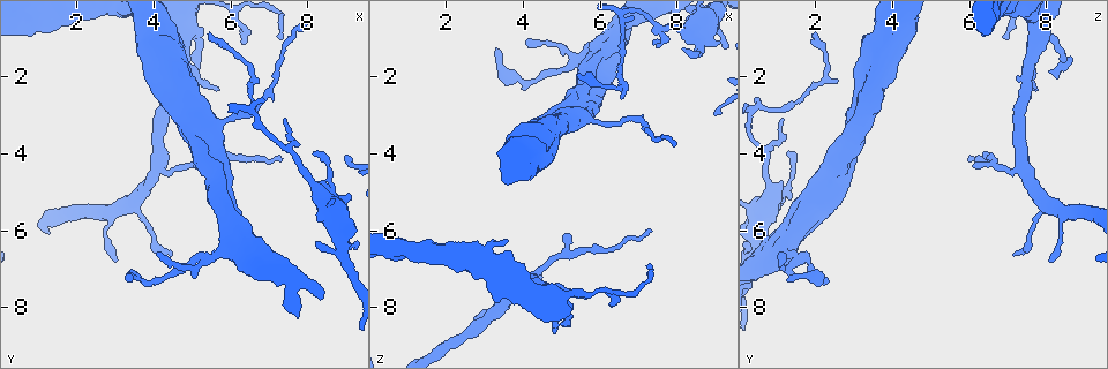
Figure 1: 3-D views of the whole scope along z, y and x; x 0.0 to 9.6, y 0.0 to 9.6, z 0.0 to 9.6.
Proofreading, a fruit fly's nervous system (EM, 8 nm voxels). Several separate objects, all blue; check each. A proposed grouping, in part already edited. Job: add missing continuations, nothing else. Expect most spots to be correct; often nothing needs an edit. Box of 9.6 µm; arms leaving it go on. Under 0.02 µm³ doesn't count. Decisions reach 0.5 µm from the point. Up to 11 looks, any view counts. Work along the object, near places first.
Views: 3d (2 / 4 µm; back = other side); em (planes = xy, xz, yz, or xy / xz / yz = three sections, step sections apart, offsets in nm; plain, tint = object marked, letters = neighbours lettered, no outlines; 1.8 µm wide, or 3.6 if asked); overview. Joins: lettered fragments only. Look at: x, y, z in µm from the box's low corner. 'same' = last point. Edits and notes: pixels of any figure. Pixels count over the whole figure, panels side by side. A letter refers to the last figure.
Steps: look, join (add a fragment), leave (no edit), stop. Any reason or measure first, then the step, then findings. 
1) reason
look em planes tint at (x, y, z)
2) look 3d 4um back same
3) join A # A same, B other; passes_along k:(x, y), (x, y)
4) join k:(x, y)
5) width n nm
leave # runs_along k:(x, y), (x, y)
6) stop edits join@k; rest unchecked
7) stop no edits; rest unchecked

long arm stops here
look em planes plain at (5.50, 0.80, 2.00)

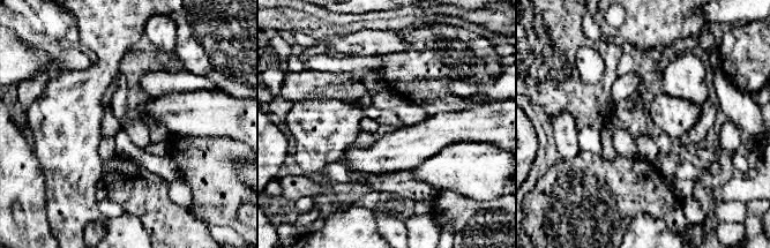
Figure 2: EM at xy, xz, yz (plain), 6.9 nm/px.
look em planes letters same

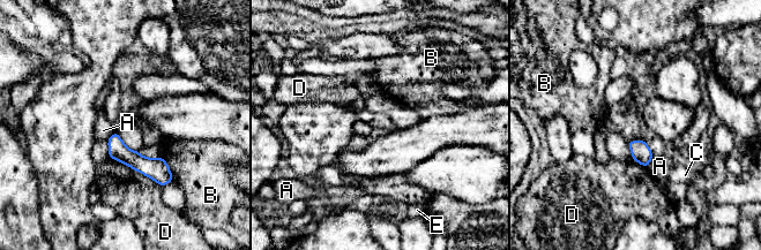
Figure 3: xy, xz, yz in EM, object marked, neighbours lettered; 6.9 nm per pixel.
width 120 nm
leave # A other, B other, C other, D other, E other; none of them fits

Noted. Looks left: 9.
thick turns thin
look 3d 4um at (8.40, 5.15, 0.90)

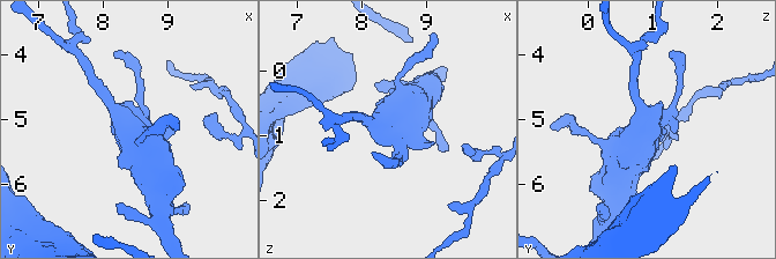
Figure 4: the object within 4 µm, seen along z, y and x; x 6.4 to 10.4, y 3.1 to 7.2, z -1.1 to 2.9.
look em 3.6um xz step 16 letters at (8.35, 5.10, 0.85)

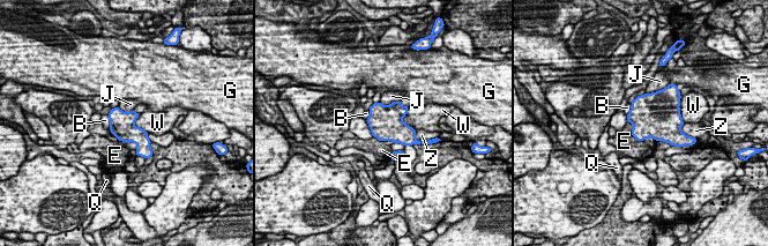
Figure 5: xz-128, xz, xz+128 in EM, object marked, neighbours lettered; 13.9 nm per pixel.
longest_contact E 380 nm
leave # B other, E other, G other, J other, Q other, W other, Z other; border 5:(400, 99), (389, 104), (379, 102); no lettered fragment goes on from it

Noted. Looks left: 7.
free end
look em 3.6um xz step 8 tint at (5.10, 4.25, 6.15)

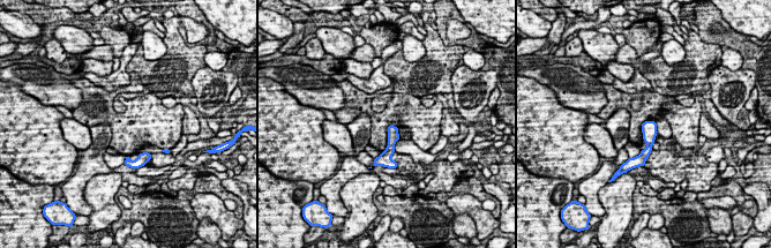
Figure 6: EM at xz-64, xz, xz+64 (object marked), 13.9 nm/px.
look em 3.6um planes letters same

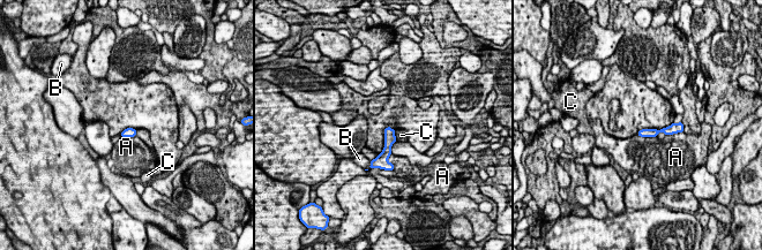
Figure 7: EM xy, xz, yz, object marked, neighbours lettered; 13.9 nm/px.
width 130 nm
leave # A other, B other, C other; border 7:(636, 135), (656, 137); none of them fits

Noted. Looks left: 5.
an open end
look em planes letters at (4.85, 1.50, 8.55)

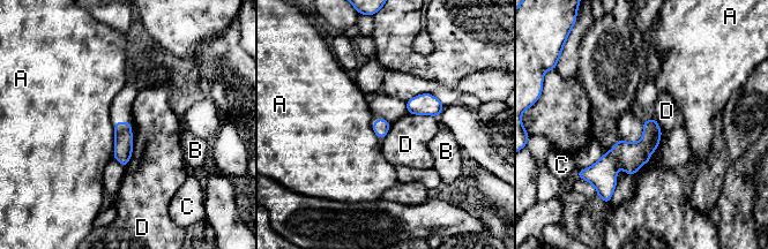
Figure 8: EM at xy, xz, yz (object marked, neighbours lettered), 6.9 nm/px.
longest_contact D 240 nm
leave # A other, B other, C other, D other; runs_along 8:(653, 121), (609, 181); no lettered fragment goes on from it

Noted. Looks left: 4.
stop no edits; rest unchecked

